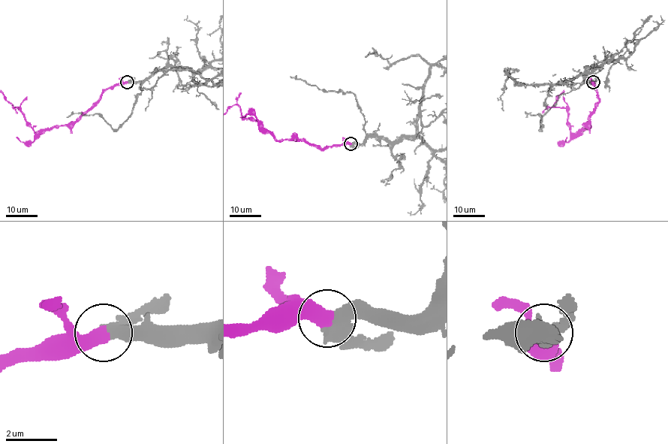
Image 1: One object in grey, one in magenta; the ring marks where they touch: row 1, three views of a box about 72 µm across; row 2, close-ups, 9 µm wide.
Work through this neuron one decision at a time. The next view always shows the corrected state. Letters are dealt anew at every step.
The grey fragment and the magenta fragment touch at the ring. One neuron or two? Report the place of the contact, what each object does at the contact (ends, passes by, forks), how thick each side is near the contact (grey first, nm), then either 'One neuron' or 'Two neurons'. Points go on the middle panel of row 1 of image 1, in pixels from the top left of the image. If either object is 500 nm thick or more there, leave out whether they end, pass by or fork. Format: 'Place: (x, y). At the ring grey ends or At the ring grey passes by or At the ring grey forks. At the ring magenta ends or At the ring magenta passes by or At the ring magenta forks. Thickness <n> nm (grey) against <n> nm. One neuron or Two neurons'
Place: (350, 143). Thickness 460 nm (grey) against 550 nm. One neuron

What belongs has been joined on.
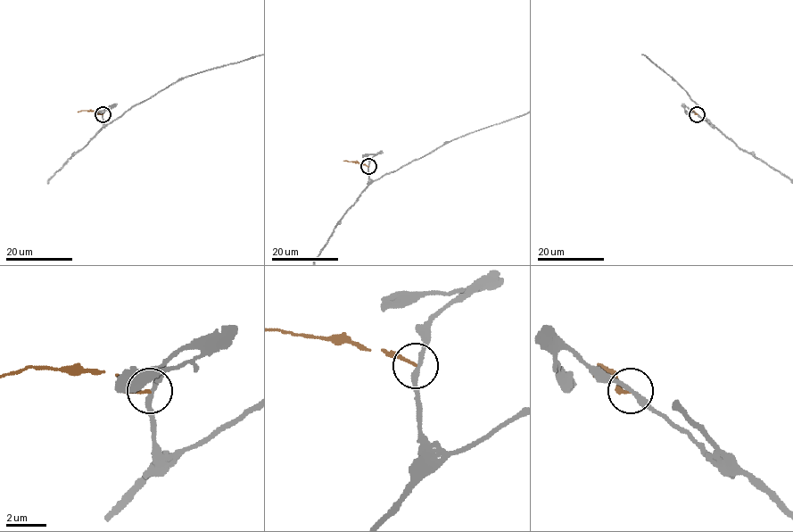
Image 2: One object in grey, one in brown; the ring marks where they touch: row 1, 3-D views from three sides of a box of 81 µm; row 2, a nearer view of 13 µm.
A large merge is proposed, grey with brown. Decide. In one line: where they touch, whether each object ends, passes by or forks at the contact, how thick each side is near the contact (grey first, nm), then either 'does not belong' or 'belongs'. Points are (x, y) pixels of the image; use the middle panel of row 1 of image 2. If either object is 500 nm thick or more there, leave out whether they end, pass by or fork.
(368, 166) | grey passes by | brown ends | 220/120 nm | does not belong

